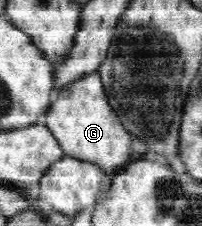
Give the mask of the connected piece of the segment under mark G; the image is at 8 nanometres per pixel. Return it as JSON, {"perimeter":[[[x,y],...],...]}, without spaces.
{"perimeter":[[[97,71],[62,88],[56,103],[51,105],[41,122],[57,137],[65,156],[98,164],[105,172],[107,180],[114,177],[116,171],[120,172],[122,165],[132,159],[132,134],[122,125],[116,111],[110,106],[101,74]]]}

